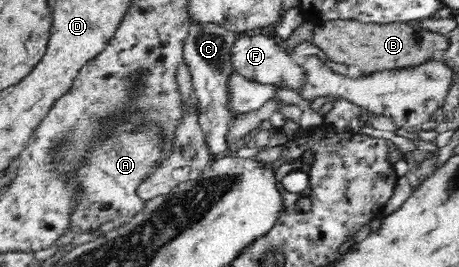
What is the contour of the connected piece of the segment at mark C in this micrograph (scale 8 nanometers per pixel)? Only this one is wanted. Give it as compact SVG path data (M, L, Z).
M192 20L189 22L189 32L184 42L183 59L192 74L196 105L201 111L198 119L212 158L228 150L226 135L228 135L229 123L233 121L228 112L227 81L234 72L231 64L231 47L236 38L238 38L236 32L228 30L218 22Z

